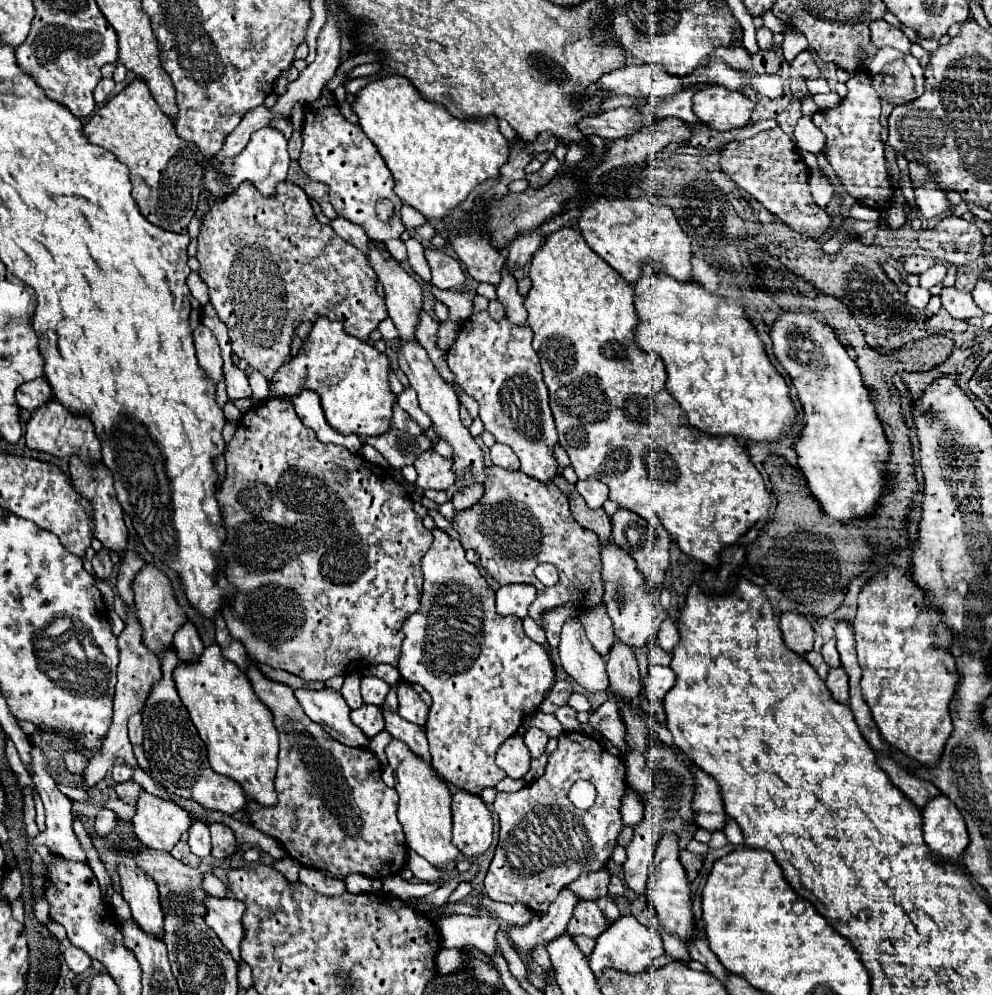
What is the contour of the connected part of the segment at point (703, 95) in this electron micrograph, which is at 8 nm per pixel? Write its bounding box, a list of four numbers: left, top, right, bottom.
[694,86,754,130]

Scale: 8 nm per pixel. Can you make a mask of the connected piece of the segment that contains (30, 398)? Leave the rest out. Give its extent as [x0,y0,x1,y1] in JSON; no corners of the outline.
[16,378,52,412]

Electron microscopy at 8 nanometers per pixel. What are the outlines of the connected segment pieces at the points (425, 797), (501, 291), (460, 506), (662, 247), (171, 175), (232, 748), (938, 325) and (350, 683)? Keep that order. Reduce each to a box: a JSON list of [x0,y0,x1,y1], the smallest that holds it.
[[386,740,460,868],[496,266,526,326],[452,486,484,512],[578,198,692,284],[84,78,204,234],[174,642,278,806],[928,308,968,334],[342,672,362,708]]

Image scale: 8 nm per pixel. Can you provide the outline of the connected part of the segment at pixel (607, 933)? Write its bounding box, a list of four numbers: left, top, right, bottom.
[590,916,664,976]

